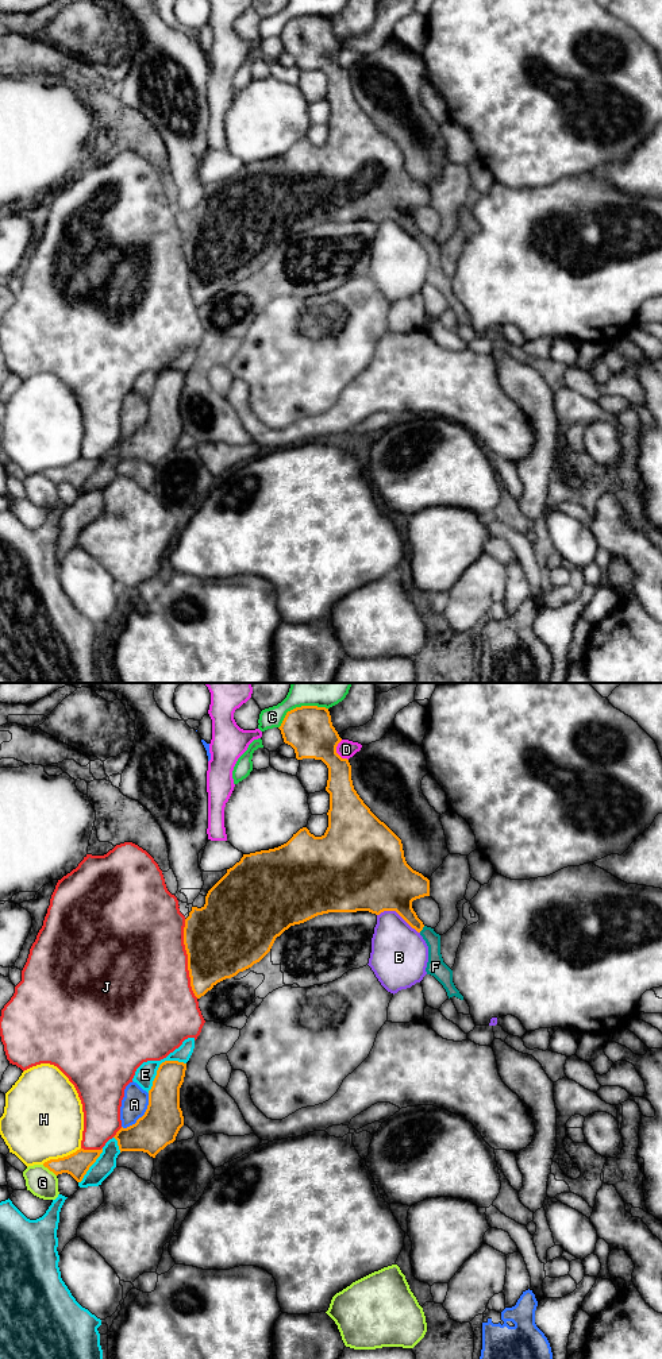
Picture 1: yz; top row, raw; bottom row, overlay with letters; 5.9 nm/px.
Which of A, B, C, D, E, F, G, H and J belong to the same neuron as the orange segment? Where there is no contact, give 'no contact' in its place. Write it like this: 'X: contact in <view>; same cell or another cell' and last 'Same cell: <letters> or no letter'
A: contact in yz; another cell
B: contact in yz; another cell
C: contact in yz; another cell
D: contact in yz; another cell
E: contact in yz; another cell
F: contact in yz; same cell
G: contact in yz; another cell
H: contact in yz; another cell
J: contact in yz; another cell
Same cell: F

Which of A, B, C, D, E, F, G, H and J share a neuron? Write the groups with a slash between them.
A / B / C / D / E / F / G / H / J

